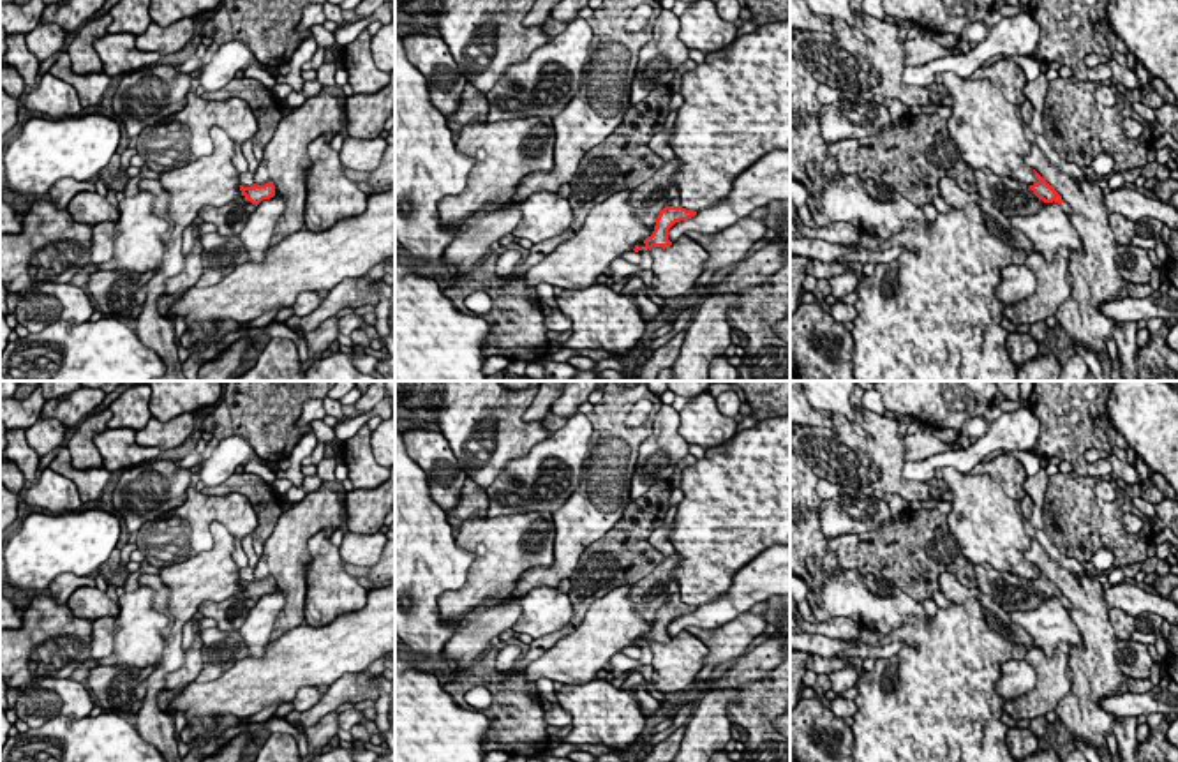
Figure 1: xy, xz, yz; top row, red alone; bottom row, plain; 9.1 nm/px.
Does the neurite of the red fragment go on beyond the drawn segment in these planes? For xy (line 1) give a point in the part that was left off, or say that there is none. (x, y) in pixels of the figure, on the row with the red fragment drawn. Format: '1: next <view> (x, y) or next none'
1: next none

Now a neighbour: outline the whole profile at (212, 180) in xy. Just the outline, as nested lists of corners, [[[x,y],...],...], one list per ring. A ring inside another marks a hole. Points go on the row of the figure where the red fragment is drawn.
[[[213,125],[213,152],[189,166],[160,173],[162,187],[171,194],[169,217],[180,229],[194,224],[205,206],[222,206],[242,196],[240,173],[233,164],[235,141]]]

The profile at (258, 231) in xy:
[[[275,194],[270,199],[263,199],[250,213],[245,228],[238,235],[250,261],[261,263],[265,259],[275,226],[284,210],[286,201],[279,194]]]

